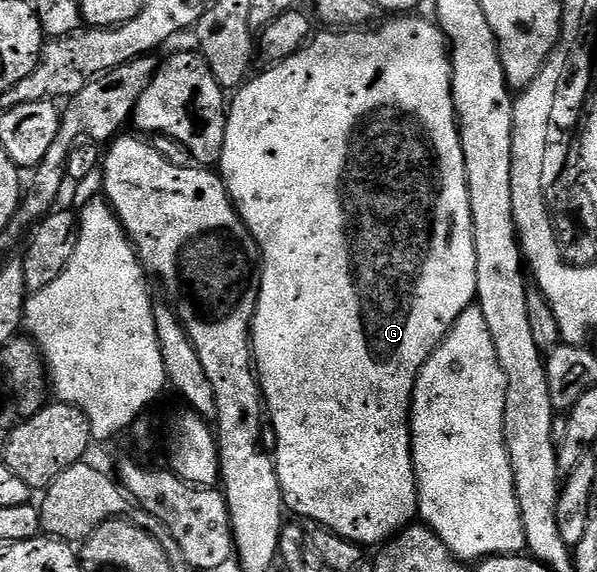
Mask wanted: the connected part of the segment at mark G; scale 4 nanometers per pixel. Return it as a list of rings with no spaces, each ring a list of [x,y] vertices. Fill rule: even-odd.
[[[398,16],[394,22],[386,22],[379,30],[366,30],[370,28],[346,28],[341,32],[326,32],[330,34],[313,35],[312,41],[303,46],[297,54],[284,61],[271,65],[271,70],[263,72],[259,78],[251,77],[233,95],[228,106],[228,119],[226,122],[226,140],[222,160],[220,163],[220,177],[230,191],[238,214],[245,220],[258,246],[262,249],[262,292],[258,298],[258,311],[255,314],[252,327],[252,349],[256,363],[258,384],[262,387],[262,397],[265,409],[268,411],[268,422],[274,425],[274,438],[278,441],[278,451],[273,451],[274,467],[278,473],[278,483],[282,489],[282,500],[287,511],[295,510],[302,518],[311,518],[314,524],[344,536],[348,540],[357,542],[363,547],[377,547],[387,540],[395,537],[415,521],[418,514],[418,481],[414,475],[414,454],[410,450],[410,408],[414,400],[414,387],[418,380],[418,373],[424,364],[434,355],[434,349],[445,340],[446,333],[453,328],[456,320],[468,309],[475,305],[478,297],[476,260],[476,240],[474,239],[474,224],[472,220],[472,204],[468,180],[466,179],[466,164],[464,148],[462,147],[462,133],[458,130],[458,112],[454,102],[454,68],[448,49],[446,37],[433,21],[425,22],[418,16]]]

